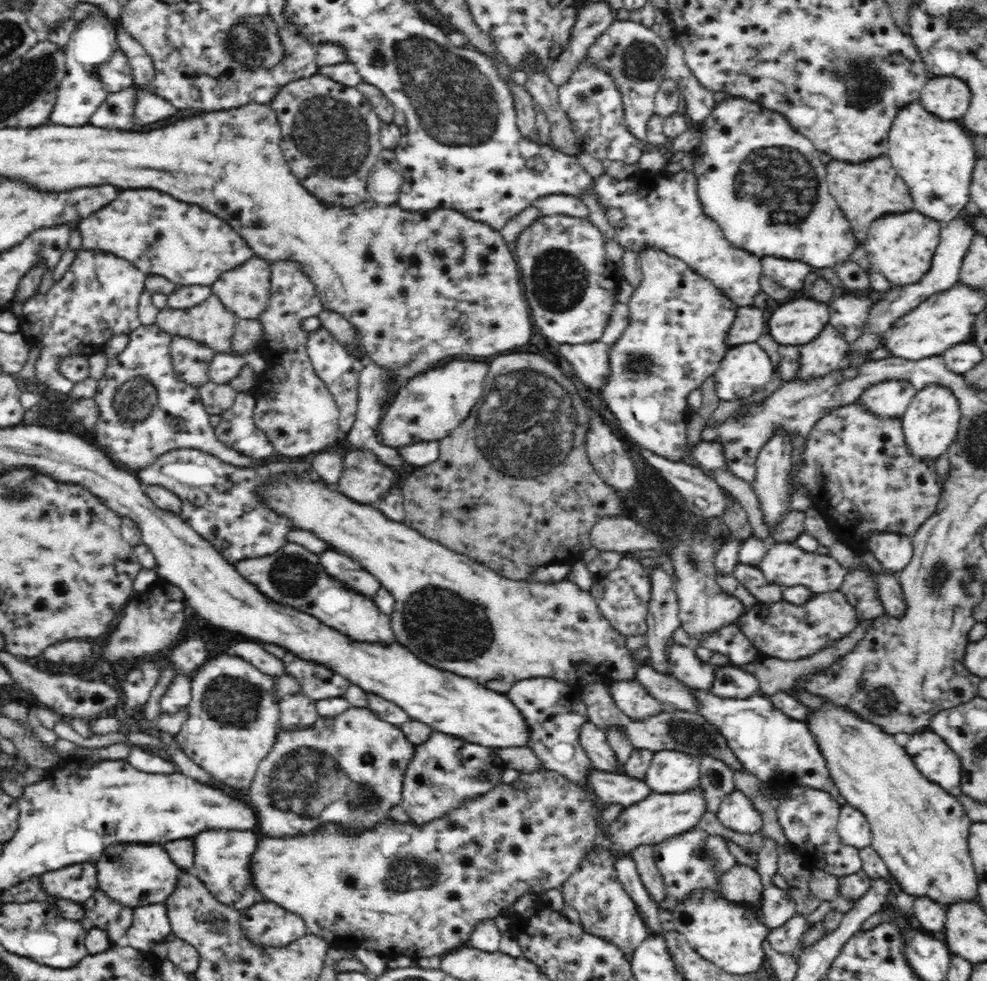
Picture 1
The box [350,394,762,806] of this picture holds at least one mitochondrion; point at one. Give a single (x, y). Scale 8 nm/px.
(455, 623)

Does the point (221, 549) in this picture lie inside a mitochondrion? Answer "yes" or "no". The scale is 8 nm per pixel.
no

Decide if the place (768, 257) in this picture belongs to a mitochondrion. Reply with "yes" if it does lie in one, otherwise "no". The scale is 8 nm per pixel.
no

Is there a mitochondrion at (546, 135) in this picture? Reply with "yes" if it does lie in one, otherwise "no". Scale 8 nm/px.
no

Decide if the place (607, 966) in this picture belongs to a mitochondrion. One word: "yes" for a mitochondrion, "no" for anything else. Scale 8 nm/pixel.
no

